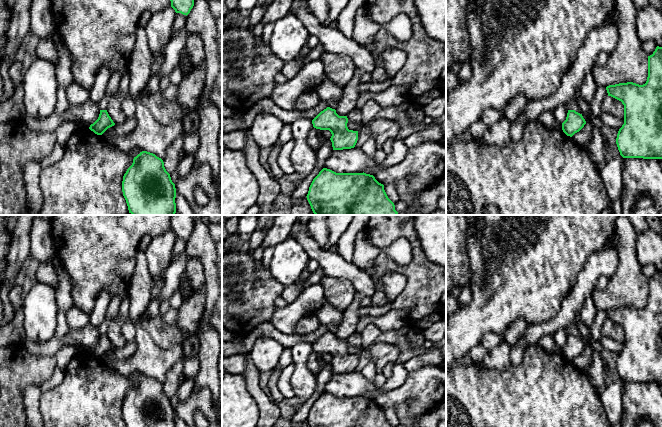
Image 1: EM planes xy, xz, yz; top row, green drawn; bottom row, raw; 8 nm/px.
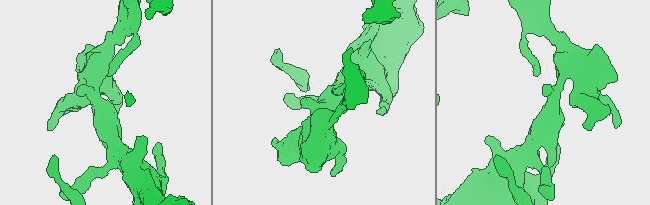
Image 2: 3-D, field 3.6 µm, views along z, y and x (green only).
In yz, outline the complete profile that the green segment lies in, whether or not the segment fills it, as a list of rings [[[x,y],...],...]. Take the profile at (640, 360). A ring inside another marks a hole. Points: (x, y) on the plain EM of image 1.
[[[662,271],[648,280],[648,301],[643,309],[633,306],[606,311],[608,320],[624,329],[624,348],[619,353],[616,368],[623,382],[662,383]]]

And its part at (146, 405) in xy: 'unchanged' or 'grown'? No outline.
unchanged

